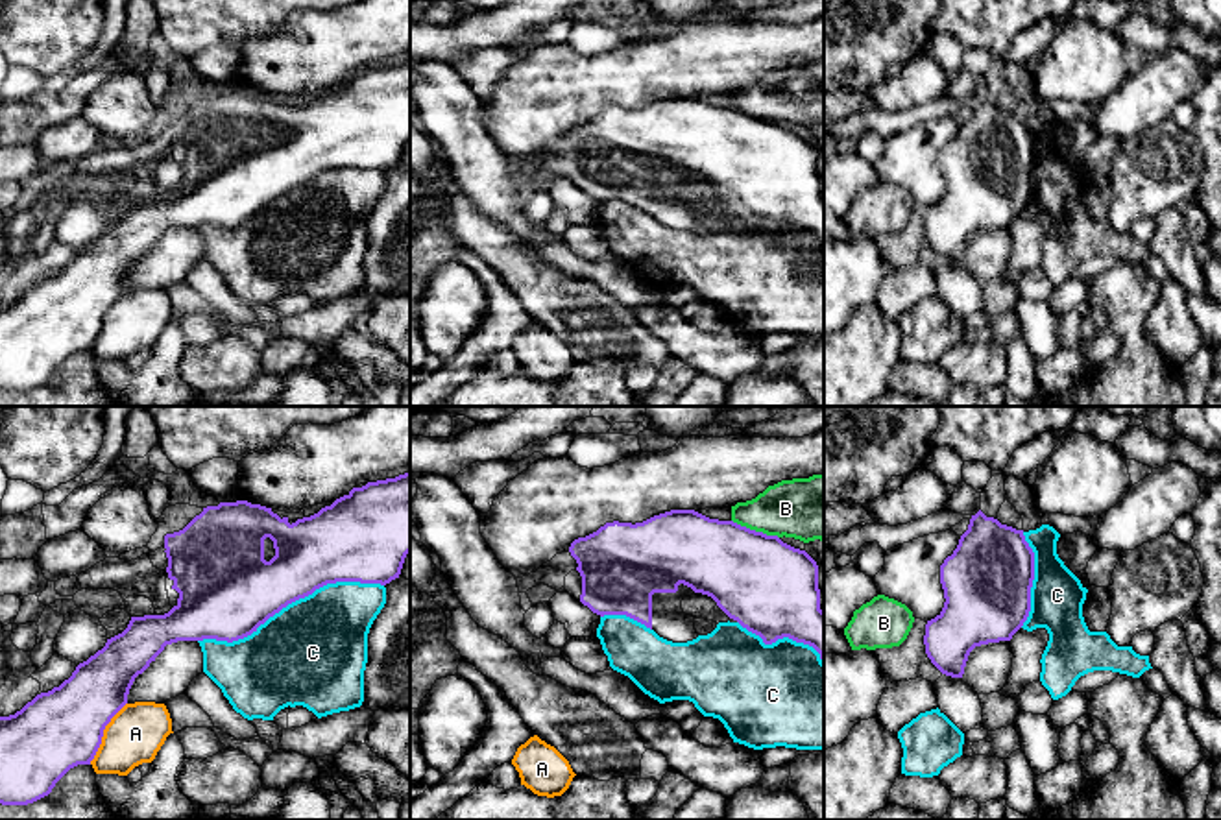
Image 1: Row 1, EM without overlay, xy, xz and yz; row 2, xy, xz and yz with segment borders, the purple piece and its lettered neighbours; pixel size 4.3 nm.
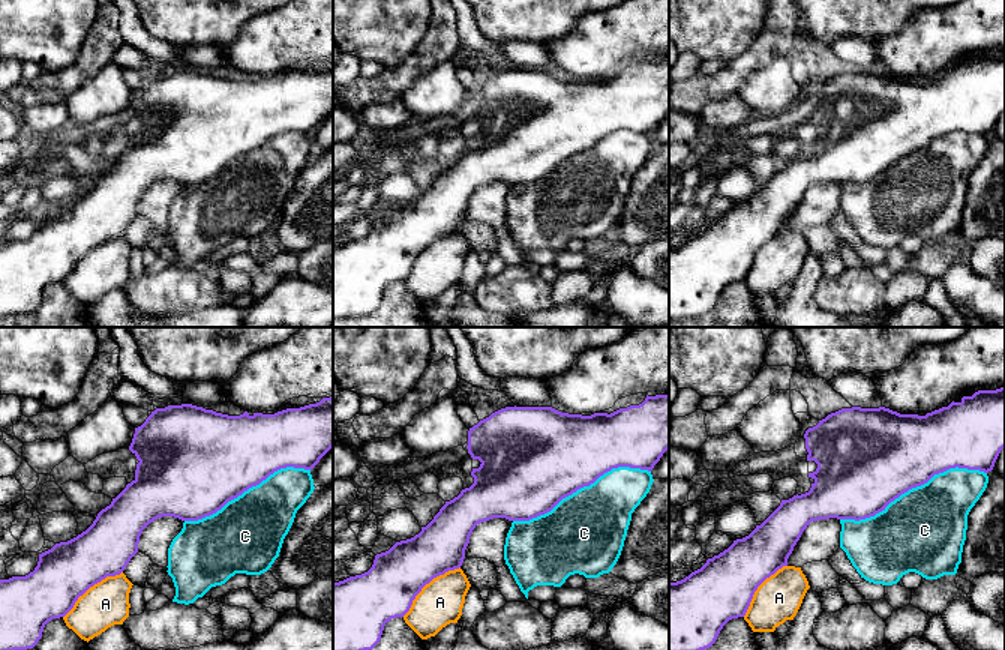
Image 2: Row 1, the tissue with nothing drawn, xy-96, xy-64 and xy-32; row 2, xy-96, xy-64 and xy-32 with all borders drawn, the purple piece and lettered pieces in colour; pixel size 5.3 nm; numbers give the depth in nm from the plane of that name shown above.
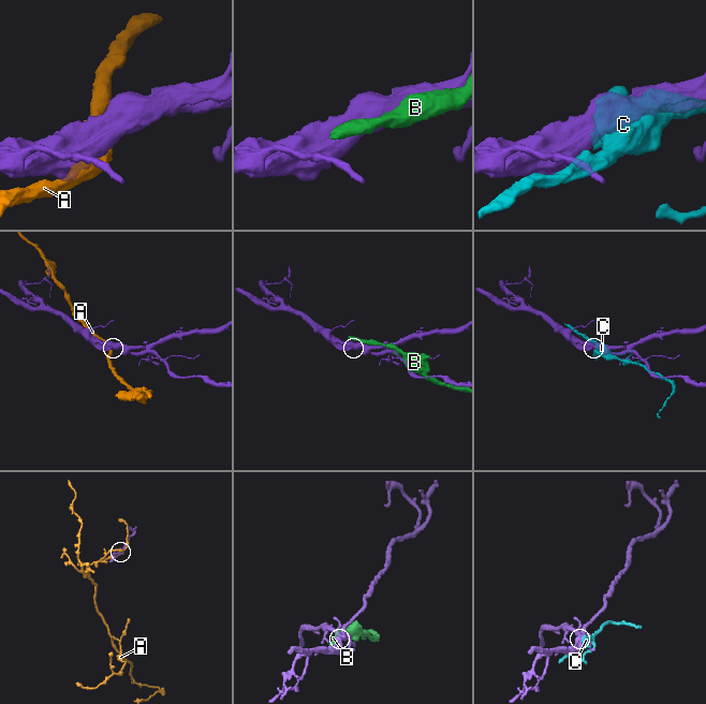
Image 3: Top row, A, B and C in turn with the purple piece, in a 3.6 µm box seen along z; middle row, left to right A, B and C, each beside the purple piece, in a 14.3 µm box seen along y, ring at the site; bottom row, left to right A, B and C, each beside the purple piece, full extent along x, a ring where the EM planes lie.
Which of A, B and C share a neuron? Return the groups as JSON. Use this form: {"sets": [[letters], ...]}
{"sets": [["A"], ["B"], ["C"]]}

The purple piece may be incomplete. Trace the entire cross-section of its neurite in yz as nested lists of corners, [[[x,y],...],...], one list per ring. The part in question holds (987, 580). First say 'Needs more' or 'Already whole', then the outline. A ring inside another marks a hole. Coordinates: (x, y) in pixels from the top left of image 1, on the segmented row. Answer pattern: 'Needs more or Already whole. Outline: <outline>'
Already whole. Outline: [[[981,510],[940,565],[942,611],[925,624],[925,654],[946,676],[962,678],[975,646],[1010,641],[1031,611],[1034,552],[1023,530]]]

